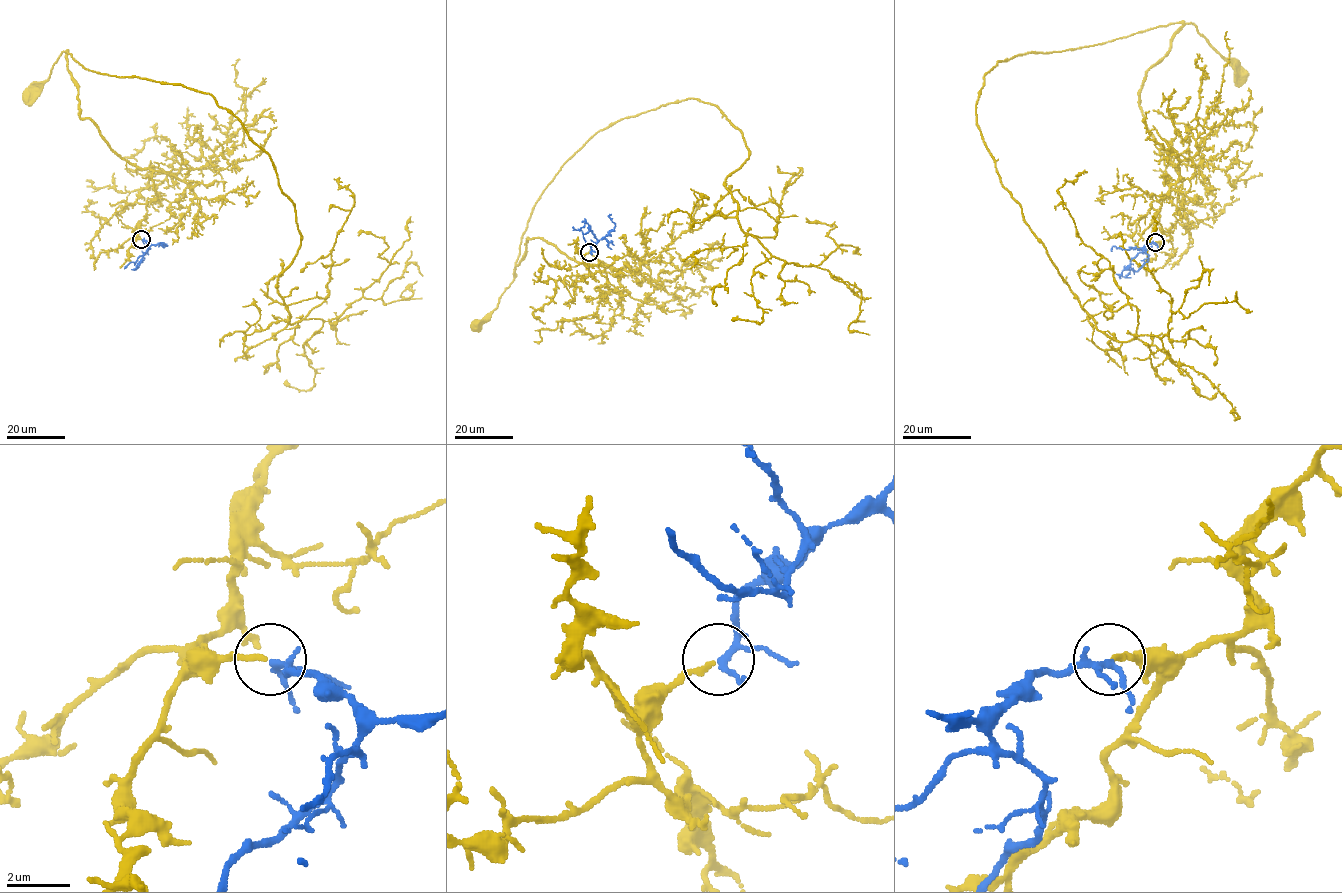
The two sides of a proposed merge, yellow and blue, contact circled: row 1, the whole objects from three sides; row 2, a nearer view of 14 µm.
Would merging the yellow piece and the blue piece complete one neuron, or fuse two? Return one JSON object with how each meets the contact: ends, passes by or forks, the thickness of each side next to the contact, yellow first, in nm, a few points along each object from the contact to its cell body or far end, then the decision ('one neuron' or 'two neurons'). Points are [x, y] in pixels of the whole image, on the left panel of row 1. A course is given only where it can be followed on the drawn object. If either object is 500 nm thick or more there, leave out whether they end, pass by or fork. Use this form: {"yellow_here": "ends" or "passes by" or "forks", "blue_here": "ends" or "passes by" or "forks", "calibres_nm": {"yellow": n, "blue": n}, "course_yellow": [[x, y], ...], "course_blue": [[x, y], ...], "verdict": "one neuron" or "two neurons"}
{"yellow_here": "ends", "blue_here": "forks", "calibres_nm": {"yellow": 160, "blue": 140}, "course_yellow": [[141, 239], [139, 224], [156, 197], [152, 171], [121, 158], [80, 117], [66, 53], [27, 96]], "course_blue": [[142, 239], [149, 243], [147, 250], [135, 264], [131, 262], [124, 268]], "verdict": "one neuron"}

